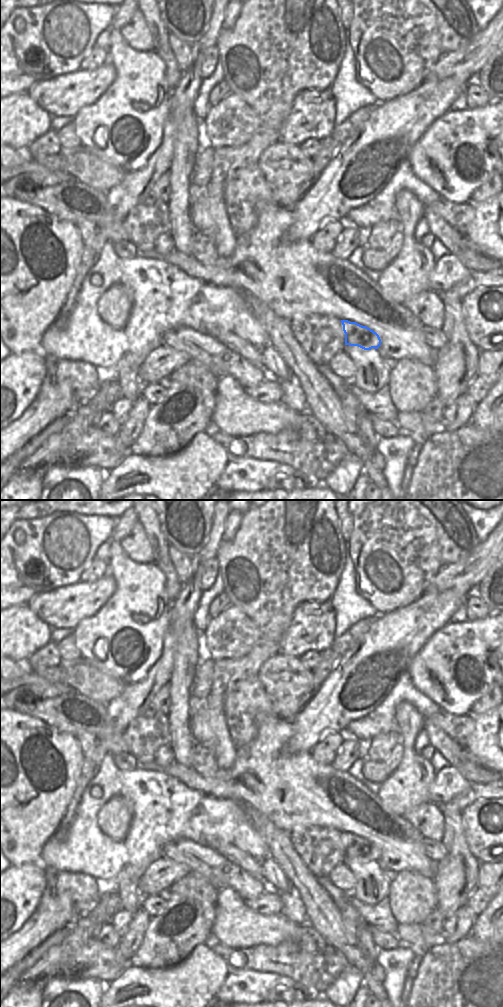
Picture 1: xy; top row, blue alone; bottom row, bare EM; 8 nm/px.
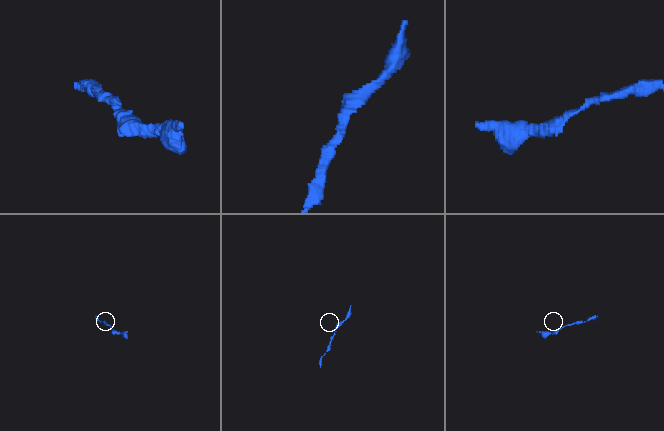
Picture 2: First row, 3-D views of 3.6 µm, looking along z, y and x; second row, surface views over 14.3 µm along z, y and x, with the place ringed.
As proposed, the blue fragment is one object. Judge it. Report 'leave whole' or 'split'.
leave whole

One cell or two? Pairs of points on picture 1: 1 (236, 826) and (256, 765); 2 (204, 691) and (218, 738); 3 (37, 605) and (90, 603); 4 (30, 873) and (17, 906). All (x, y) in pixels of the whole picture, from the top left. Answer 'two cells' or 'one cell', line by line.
1: two cells
2: two cells
3: one cell
4: one cell

